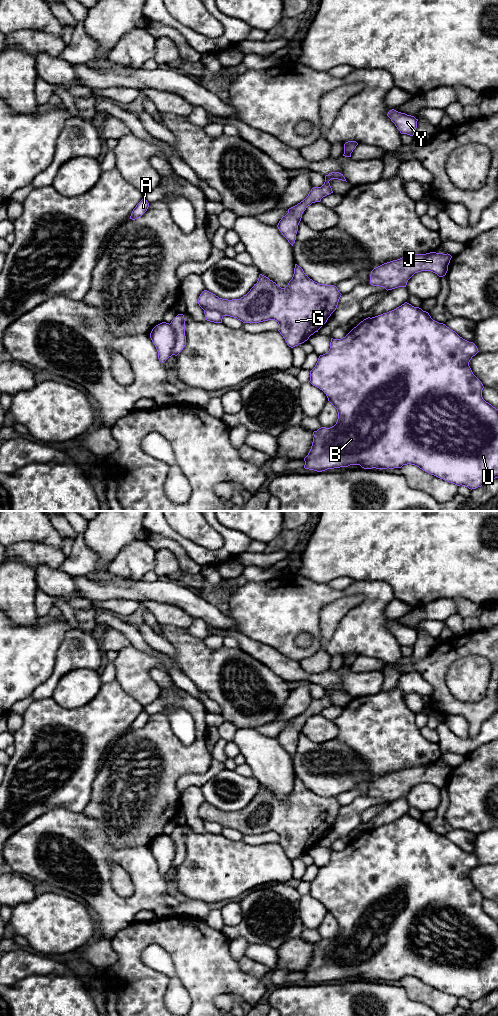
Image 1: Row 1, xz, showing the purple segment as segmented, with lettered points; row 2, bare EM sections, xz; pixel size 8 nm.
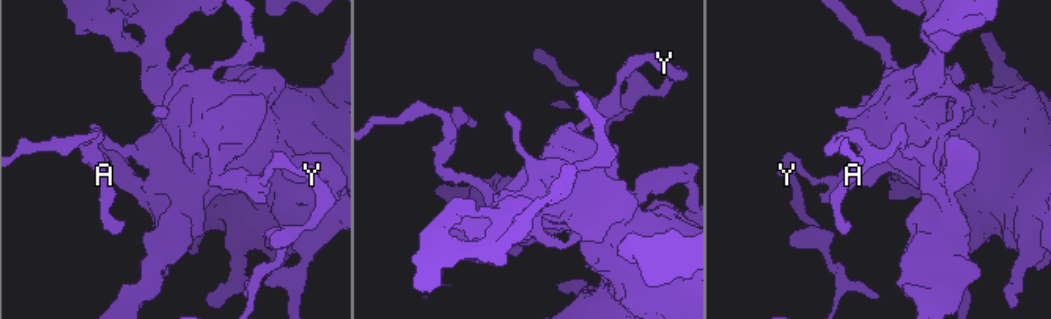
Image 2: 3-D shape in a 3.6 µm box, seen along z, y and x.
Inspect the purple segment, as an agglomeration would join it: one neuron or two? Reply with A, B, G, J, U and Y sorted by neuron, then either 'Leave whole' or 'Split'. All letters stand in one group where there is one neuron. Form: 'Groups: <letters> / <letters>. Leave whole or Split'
Groups: A B U Y / G J. Split

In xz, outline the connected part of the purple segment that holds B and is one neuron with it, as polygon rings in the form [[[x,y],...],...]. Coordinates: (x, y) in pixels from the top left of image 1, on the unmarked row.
[[[407,814],[387,825],[364,831],[341,851],[331,850],[330,861],[319,868],[315,879],[310,883],[309,894],[326,906],[328,913],[337,921],[338,931],[334,938],[321,939],[313,944],[313,954],[304,970],[304,980],[322,984],[350,977],[360,977],[364,981],[394,981],[411,976],[449,995],[462,997],[471,1002],[498,990],[498,921],[483,911],[484,898],[469,878],[470,872],[478,864],[473,854],[463,851],[445,836],[433,832],[428,824]]]

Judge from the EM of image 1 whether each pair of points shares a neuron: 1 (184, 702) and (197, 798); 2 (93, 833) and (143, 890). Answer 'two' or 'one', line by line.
1: two
2: one

